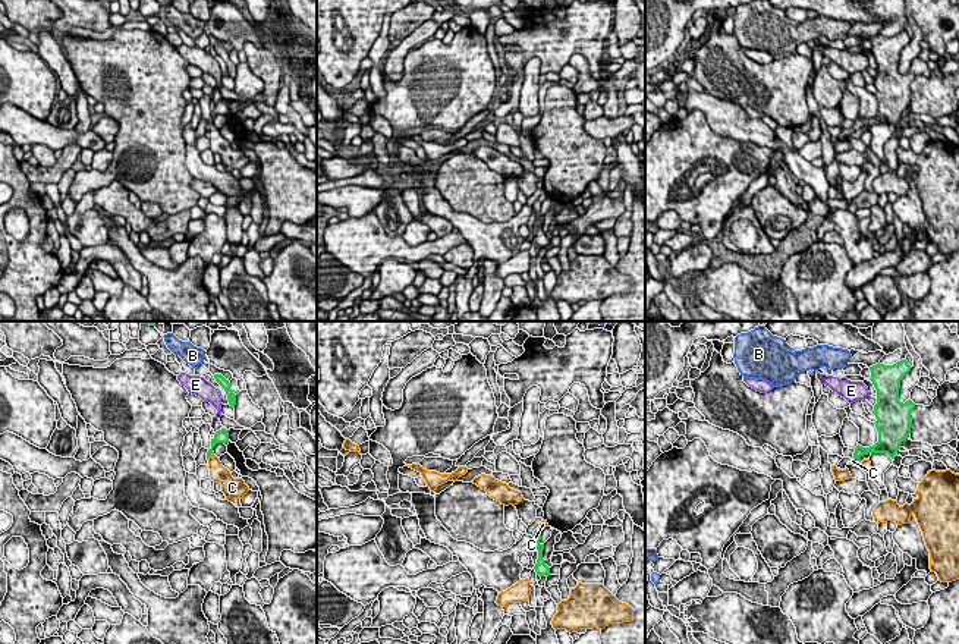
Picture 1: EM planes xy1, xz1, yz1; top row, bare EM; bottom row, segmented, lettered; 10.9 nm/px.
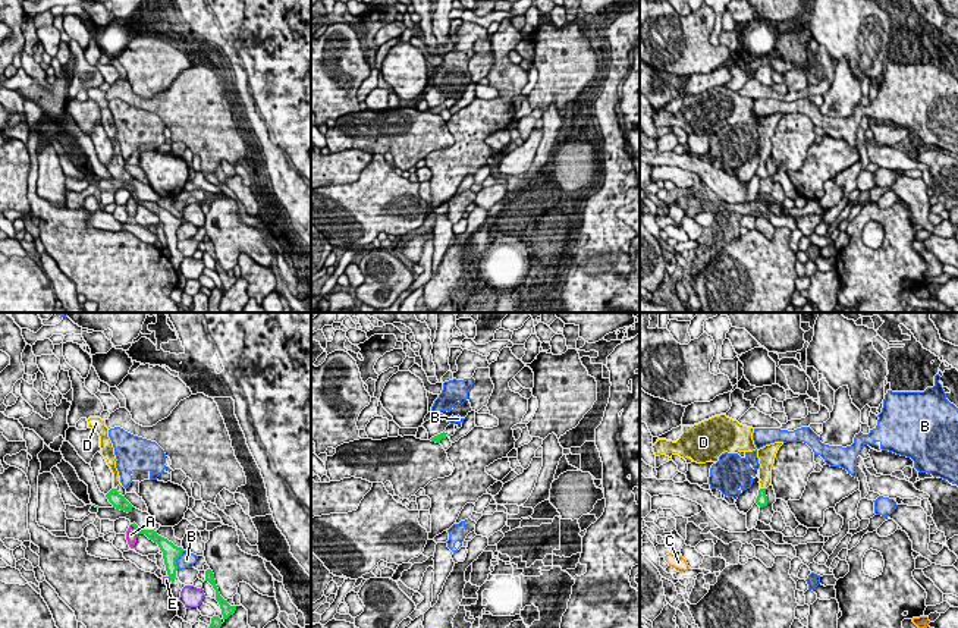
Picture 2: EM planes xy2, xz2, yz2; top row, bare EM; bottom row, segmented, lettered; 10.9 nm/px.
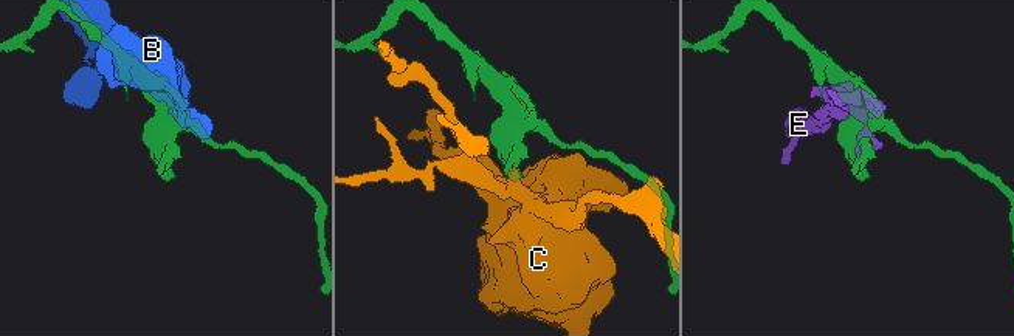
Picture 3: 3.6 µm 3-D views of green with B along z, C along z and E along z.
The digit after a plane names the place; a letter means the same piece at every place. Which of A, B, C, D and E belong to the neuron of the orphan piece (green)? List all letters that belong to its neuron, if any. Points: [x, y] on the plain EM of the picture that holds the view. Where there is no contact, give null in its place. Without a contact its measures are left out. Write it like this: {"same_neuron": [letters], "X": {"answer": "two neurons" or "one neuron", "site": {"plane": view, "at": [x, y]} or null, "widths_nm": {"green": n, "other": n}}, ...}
{"same_neuron": ["D"], "A": {"answer": "two neurons", "site": {"plane": "xy2", "at": [135, 200]}, "widths_nm": {"green": 120, "other": 130}}, "B": {"answer": "two neurons", "site": {"plane": "xy2", "at": [176, 229]}, "widths_nm": {"green": 190, "other": 180}}, "C": {"answer": "two neurons", "site": {"plane": "xy1", "at": [210, 126]}, "widths_nm": {"green": 140, "other": 190}}, "D": {"answer": "one neuron", "site": {"plane": "yz2", "at": [763, 160]}, "widths_nm": {"green": 130, "other": 160}}, "E": {"answer": "two neurons", "site": {"plane": "xy1", "at": [226, 104]}, "widths_nm": {"green": 140, "other": 30}}}

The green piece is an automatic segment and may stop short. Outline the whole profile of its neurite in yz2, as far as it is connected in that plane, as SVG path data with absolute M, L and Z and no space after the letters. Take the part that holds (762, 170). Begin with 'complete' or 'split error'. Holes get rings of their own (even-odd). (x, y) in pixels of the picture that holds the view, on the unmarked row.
split error; M775 113L757 120L757 129L760 135L760 139L758 139L760 161L758 161L756 175L760 179L767 178L766 160L772 154L772 138L775 135L776 125L782 116L783 113Z

